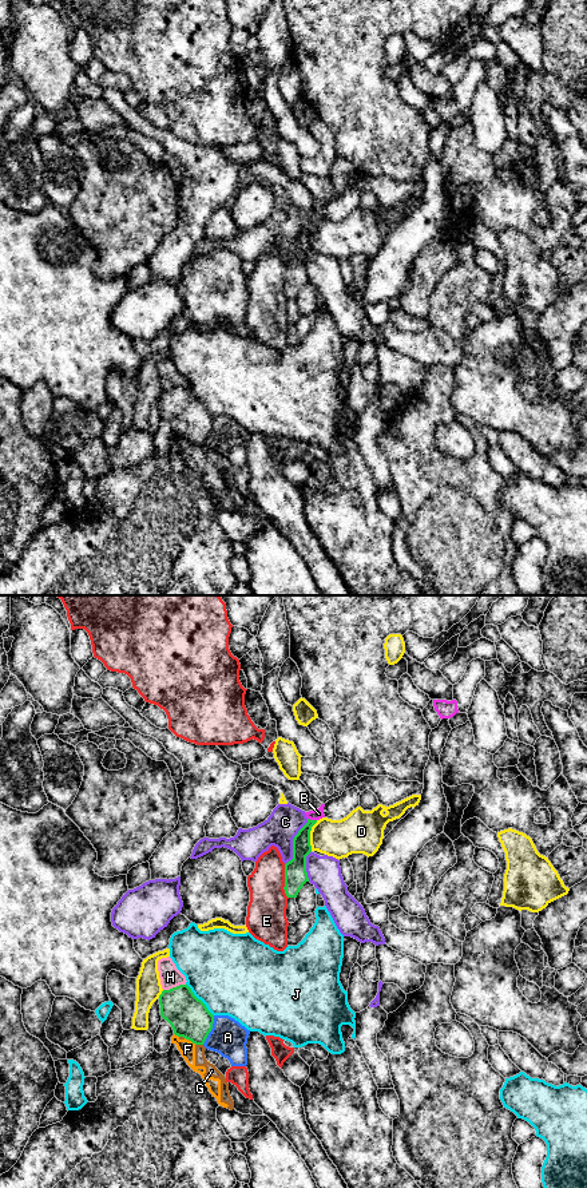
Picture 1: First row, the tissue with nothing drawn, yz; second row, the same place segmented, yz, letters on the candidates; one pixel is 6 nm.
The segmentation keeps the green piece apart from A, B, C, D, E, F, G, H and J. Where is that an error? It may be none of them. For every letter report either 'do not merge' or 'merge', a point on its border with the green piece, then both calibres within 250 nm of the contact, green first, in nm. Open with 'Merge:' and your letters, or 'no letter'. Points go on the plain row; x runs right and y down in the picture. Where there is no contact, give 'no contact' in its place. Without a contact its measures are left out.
Merge: B
A: do not merge | yz (210, 431) | 240/220 nm
B: merge | yz (312, 221) | 110/60 nm
C: do not merge | yz (293, 242) | 140/200 nm
D: do not merge | yz (309, 236) | 130/220 nm
E: do not merge | yz (285, 282) | 140/240 nm
F: do not merge | yz (190, 440) | 240/100 nm
G: do not merge | yz (199, 444) | 240/70 nm
H: do not merge | yz (174, 388) | 240/130 nm
J: do not merge | yz (199, 400) | 240/480 nm

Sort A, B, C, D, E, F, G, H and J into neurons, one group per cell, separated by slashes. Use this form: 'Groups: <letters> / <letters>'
Groups: A / B / C / D / E F G / H / J

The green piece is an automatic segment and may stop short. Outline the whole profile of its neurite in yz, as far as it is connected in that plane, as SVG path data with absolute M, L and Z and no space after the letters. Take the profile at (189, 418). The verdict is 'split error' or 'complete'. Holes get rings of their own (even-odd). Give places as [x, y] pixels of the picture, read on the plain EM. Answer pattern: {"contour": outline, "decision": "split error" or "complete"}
{"contour": "M187 385L163 391L159 405L162 419L171 425L175 436L195 446L205 444L213 429L214 416Z", "decision": "complete"}

